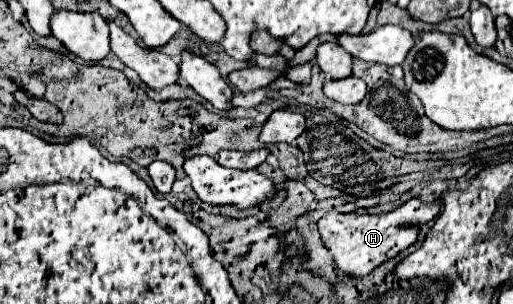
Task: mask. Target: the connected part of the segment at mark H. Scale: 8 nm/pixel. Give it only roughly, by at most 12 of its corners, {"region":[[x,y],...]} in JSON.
{"region":[[439,201],[319,219],[337,269],[363,277],[411,247]]}

